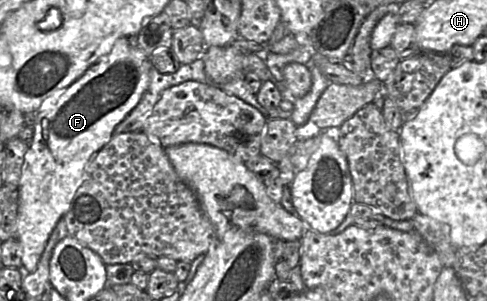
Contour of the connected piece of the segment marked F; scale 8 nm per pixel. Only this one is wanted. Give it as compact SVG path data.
M133 38L118 39L108 55L93 64L78 80L47 97L40 105L18 184L19 206L17 240L21 246L22 265L28 273L37 269L47 241L58 221L68 212L81 186L85 171L100 149L106 145L115 127L136 107L150 82L150 60L136 47Z

